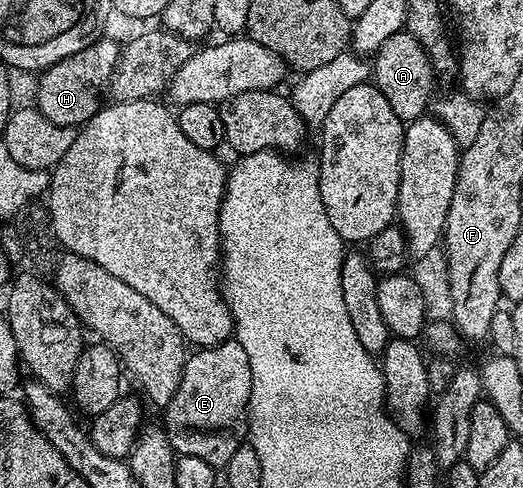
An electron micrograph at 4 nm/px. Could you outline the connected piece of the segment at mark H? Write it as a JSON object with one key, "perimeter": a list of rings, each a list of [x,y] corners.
{"perimeter":[[[103,37],[93,40],[92,44],[82,51],[54,63],[39,74],[40,82],[36,85],[34,105],[42,115],[46,115],[46,119],[50,119],[50,123],[79,127],[86,124],[102,108],[100,96],[105,96],[108,82],[116,72],[122,48],[121,42]]]}

